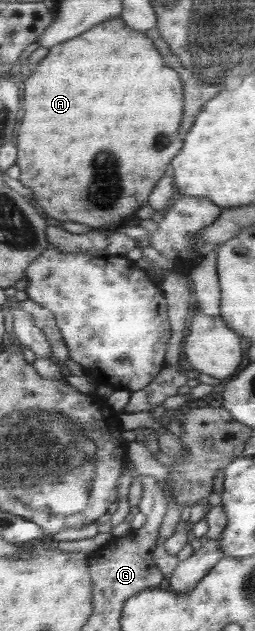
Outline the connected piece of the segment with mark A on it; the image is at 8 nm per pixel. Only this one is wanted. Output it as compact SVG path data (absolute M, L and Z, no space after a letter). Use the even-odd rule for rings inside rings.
M121 16L107 20L72 40L53 46L36 70L23 76L23 84L26 120L18 138L18 164L24 172L22 182L36 192L41 210L58 221L75 221L95 229L122 224L140 208L150 205L152 194L168 172L168 164L172 164L185 146L180 128L186 108L180 72L166 64L152 38L130 26Z

